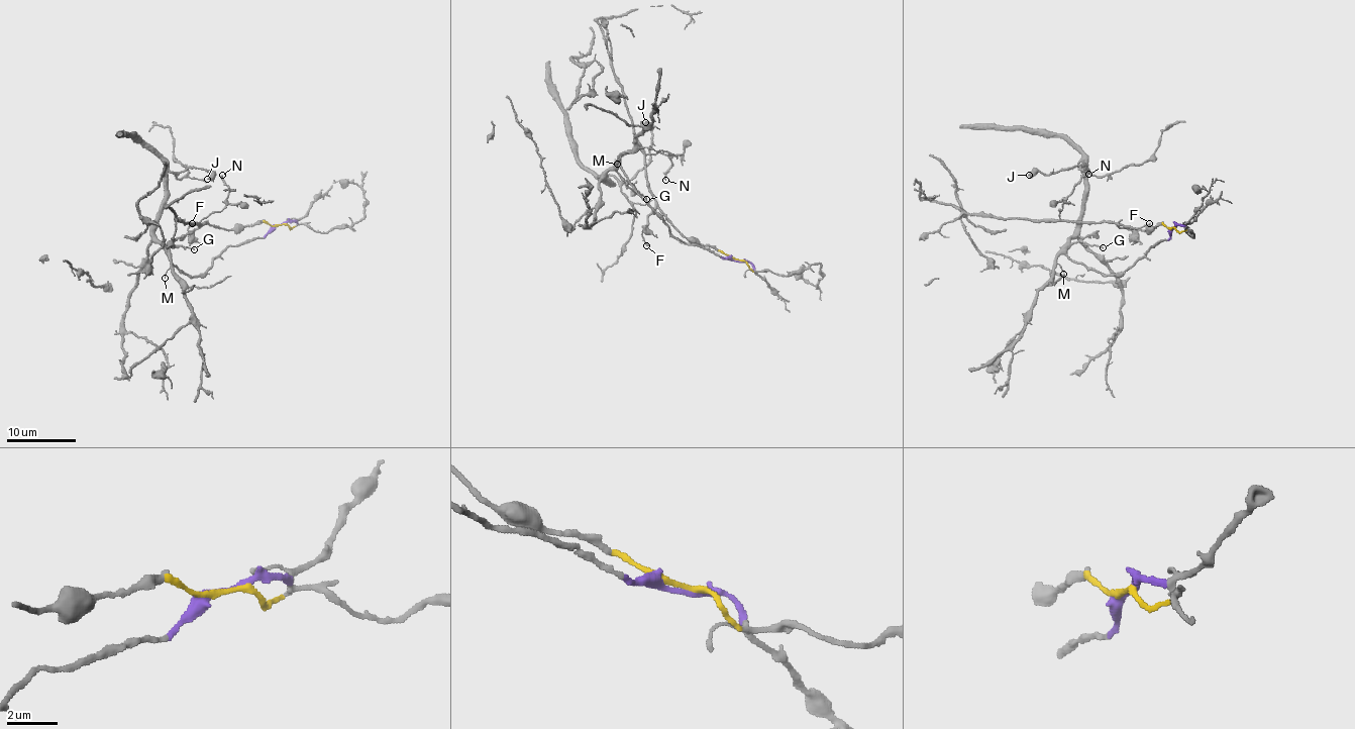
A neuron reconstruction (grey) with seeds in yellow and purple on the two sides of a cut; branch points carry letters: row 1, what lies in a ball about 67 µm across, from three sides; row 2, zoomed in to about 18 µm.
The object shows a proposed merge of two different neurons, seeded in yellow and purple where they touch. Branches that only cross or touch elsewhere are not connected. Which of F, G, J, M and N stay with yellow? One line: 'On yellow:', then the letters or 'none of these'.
On yellow: F, N

